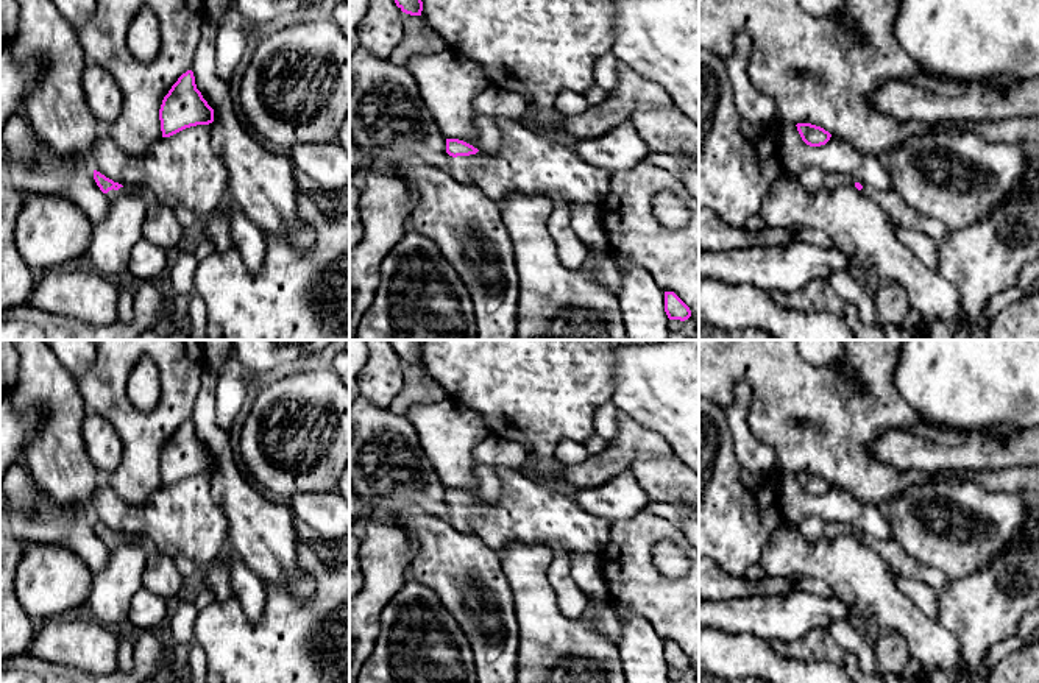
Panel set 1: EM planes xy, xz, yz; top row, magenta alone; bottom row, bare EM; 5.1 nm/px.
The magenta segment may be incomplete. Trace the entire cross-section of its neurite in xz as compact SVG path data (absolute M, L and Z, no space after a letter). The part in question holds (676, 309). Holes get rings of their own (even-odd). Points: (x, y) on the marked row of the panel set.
M665 292L665 312L669 320L685 321L691 317L690 307L674 292Z

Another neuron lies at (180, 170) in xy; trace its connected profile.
M207 125L161 137L145 154L123 151L103 129L90 164L114 182L144 187L153 201L187 207L200 221L220 211L228 195L228 172L212 150Z

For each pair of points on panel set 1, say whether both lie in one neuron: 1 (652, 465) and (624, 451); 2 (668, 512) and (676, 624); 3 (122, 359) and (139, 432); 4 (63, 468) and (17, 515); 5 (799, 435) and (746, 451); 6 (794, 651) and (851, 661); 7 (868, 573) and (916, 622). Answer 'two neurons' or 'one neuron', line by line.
1: two neurons
2: two neurons
3: one neuron
4: two neurons
5: two neurons
6: one neuron
7: one neuron

